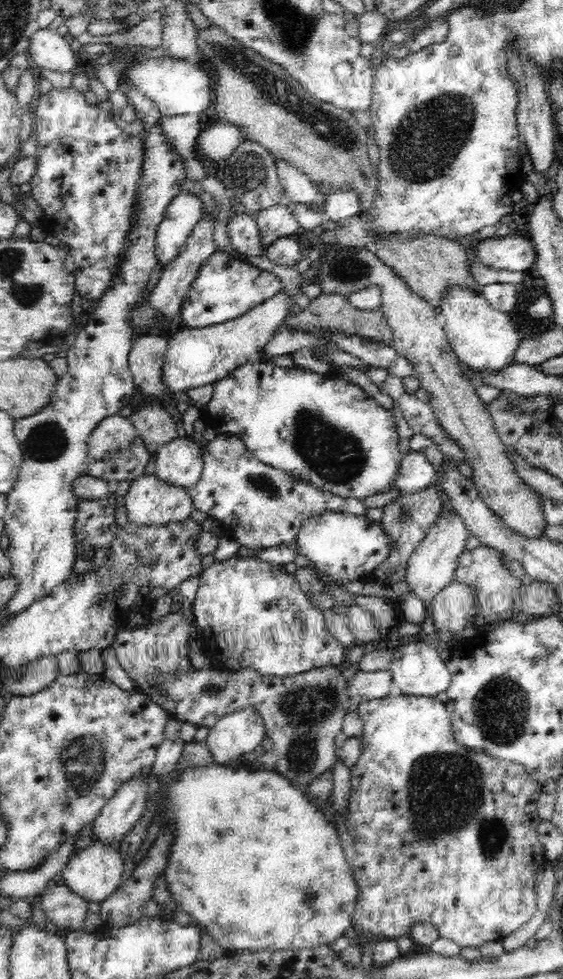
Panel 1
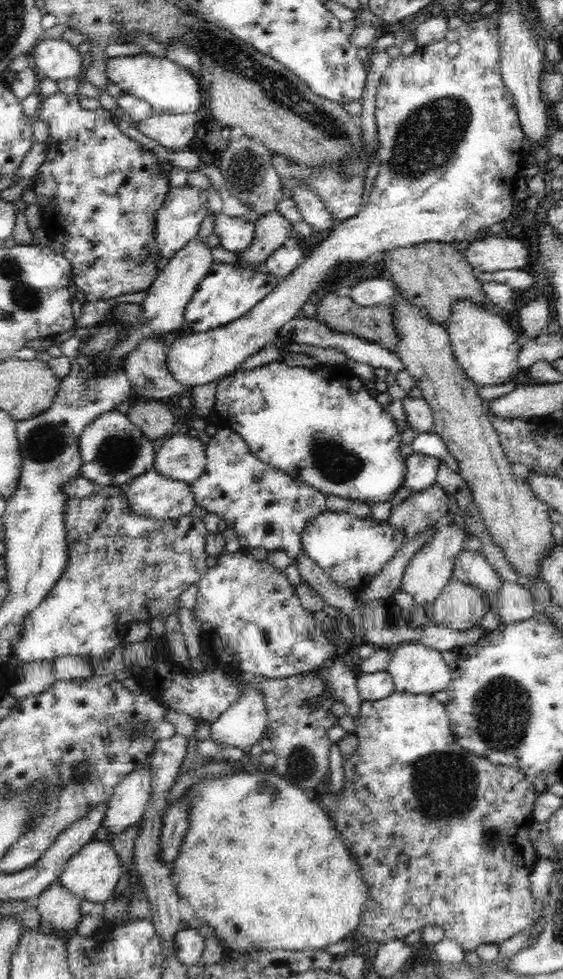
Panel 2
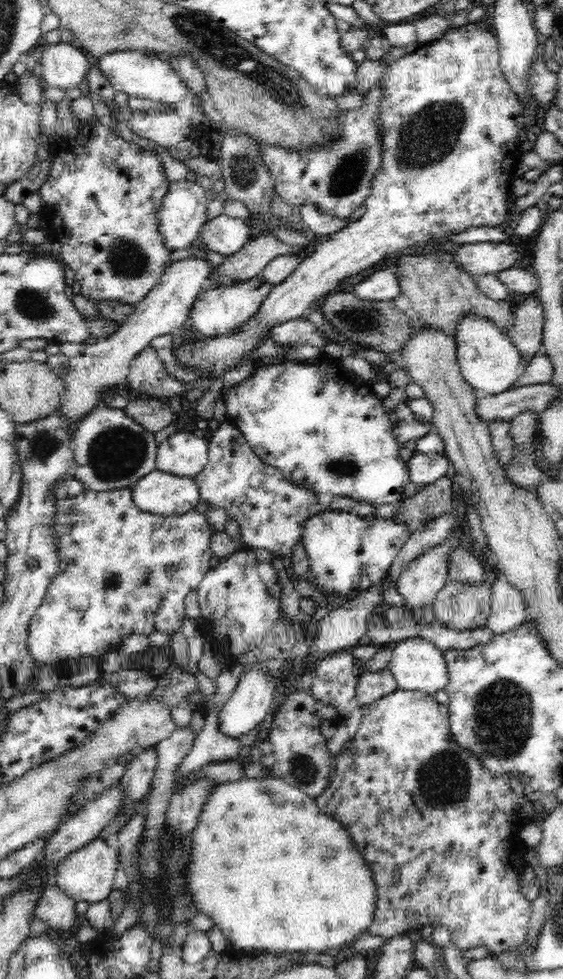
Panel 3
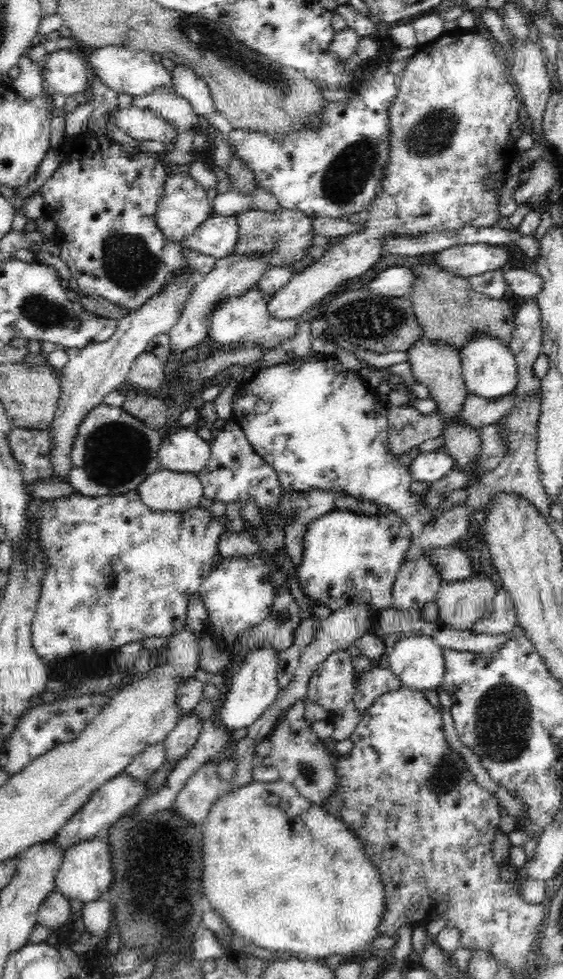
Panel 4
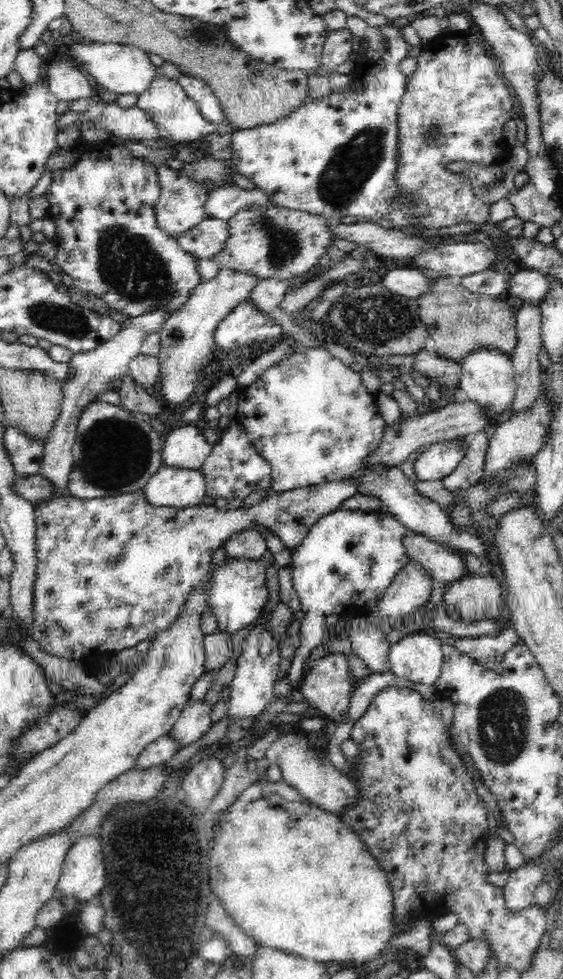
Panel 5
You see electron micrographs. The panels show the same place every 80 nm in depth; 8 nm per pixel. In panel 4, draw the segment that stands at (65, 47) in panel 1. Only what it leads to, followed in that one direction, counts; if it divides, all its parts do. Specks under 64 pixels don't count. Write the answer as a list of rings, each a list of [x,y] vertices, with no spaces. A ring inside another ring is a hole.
[[[80,48],[61,49],[48,54],[46,64],[43,69],[43,81],[50,94],[60,94],[65,98],[78,93],[88,94],[90,70],[86,62],[86,57]]]

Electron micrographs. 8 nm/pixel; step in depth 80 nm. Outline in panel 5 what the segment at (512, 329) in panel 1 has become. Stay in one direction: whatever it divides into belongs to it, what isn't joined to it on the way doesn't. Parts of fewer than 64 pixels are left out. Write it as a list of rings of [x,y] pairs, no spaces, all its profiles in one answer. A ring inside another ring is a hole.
[[[498,349],[473,350],[473,353],[461,362],[458,388],[462,398],[474,401],[488,417],[509,410],[517,389],[511,358],[506,356],[506,353],[498,352]]]

